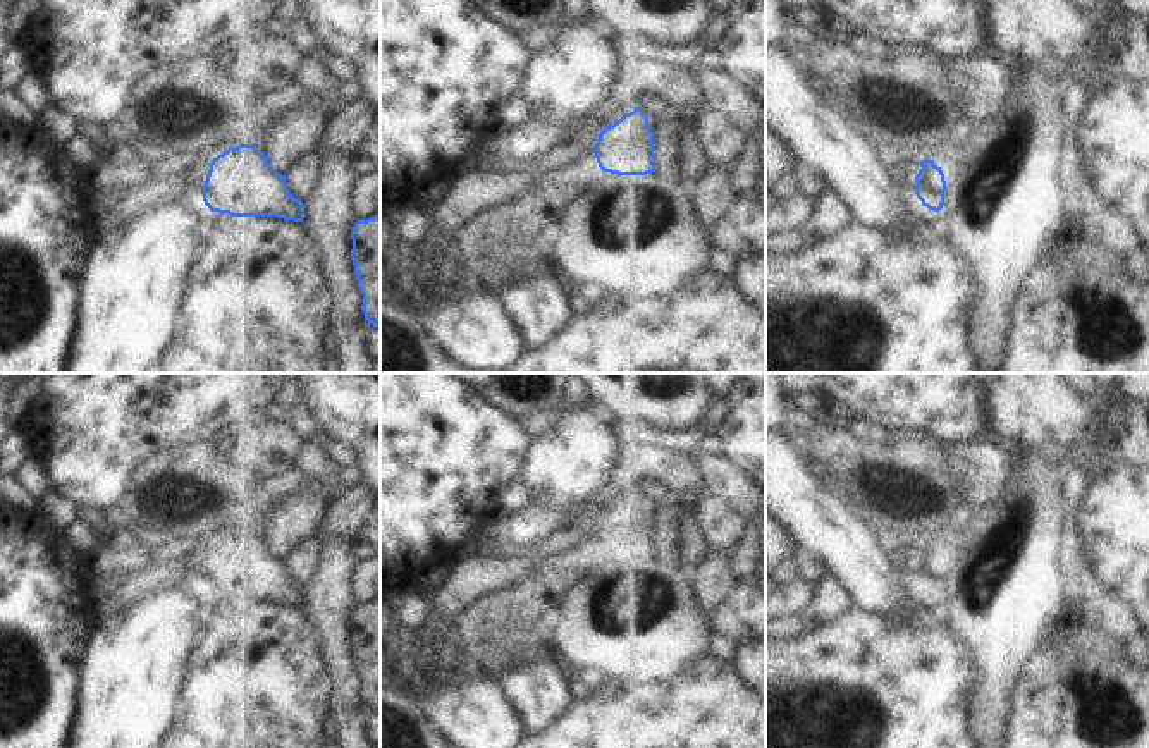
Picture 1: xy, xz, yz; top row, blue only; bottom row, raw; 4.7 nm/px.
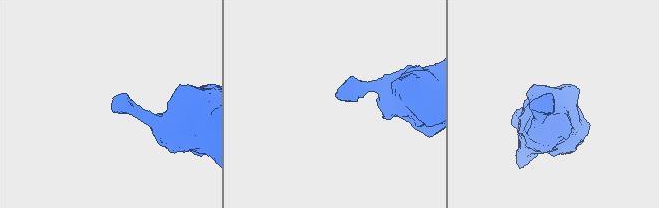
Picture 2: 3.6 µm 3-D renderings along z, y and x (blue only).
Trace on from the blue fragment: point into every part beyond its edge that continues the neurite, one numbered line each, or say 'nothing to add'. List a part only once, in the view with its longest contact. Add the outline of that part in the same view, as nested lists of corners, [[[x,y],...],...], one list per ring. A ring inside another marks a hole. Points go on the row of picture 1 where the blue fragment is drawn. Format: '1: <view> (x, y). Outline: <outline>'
1: xy (200, 164). Outline: [[[196,155],[191,158],[191,169],[186,174],[193,182],[205,184],[212,160],[205,155]]]

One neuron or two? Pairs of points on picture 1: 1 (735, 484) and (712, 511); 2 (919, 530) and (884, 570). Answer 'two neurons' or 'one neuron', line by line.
1: two neurons
2: two neurons

